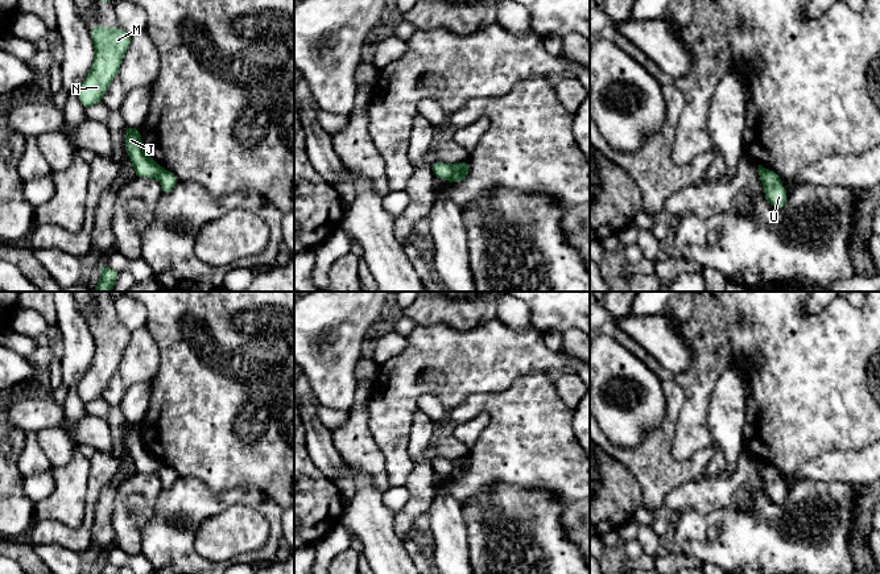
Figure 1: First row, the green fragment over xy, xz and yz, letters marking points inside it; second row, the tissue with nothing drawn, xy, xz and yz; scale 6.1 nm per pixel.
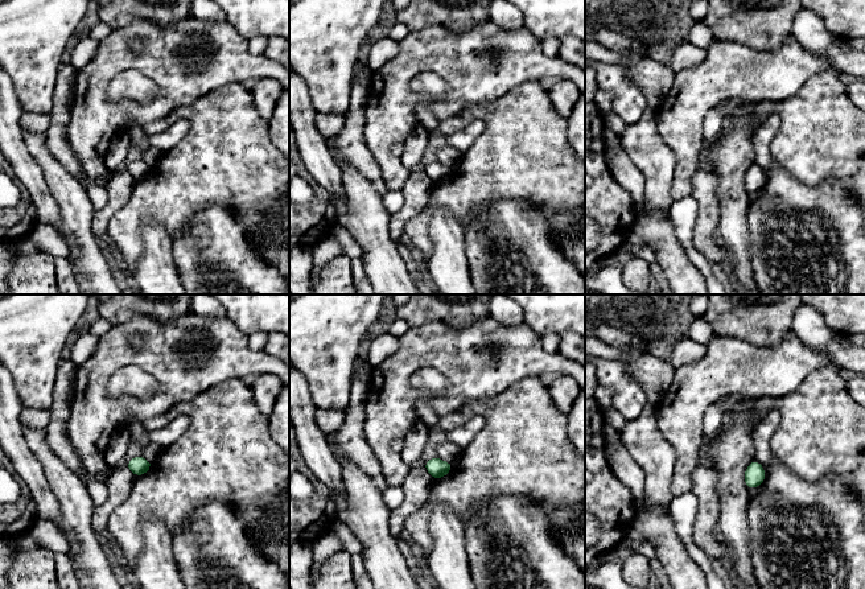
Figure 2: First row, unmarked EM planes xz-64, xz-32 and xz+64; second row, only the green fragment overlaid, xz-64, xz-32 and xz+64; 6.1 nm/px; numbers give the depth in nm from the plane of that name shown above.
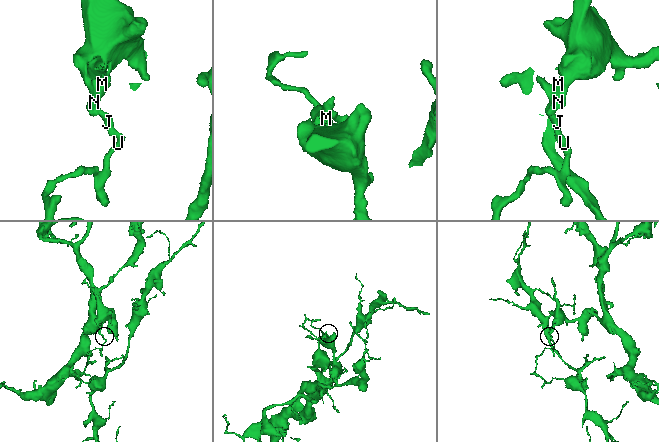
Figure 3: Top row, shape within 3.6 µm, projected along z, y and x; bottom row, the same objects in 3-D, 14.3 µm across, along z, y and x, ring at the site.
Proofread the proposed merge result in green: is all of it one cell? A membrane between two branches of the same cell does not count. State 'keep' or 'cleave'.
cleave

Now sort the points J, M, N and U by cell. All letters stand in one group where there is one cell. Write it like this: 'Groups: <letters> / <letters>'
Groups: J M N / U

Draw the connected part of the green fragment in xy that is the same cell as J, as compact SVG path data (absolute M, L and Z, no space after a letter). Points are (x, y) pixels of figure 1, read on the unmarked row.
M125 422L125 446L131 453L135 470L149 474L160 470L161 462L146 450L141 437L140 424Z

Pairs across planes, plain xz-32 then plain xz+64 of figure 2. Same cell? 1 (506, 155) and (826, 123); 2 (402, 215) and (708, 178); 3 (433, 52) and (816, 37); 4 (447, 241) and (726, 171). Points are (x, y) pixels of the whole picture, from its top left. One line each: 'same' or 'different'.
1: same
2: same
3: different
4: same

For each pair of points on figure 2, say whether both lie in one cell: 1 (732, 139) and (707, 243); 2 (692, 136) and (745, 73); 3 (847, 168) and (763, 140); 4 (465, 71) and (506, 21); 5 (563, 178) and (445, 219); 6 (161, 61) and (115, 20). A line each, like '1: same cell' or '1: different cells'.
1: different cells
2: same cell
3: different cells
4: different cells
5: different cells
6: different cells

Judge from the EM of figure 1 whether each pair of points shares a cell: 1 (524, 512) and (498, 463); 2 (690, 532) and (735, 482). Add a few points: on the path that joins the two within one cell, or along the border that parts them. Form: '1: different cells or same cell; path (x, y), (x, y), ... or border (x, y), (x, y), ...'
1: different cells; border (538, 488), (496, 483), (490, 490), (479, 494)
2: different cells; border (738, 507), (717, 508), (705, 513), (691, 511)

